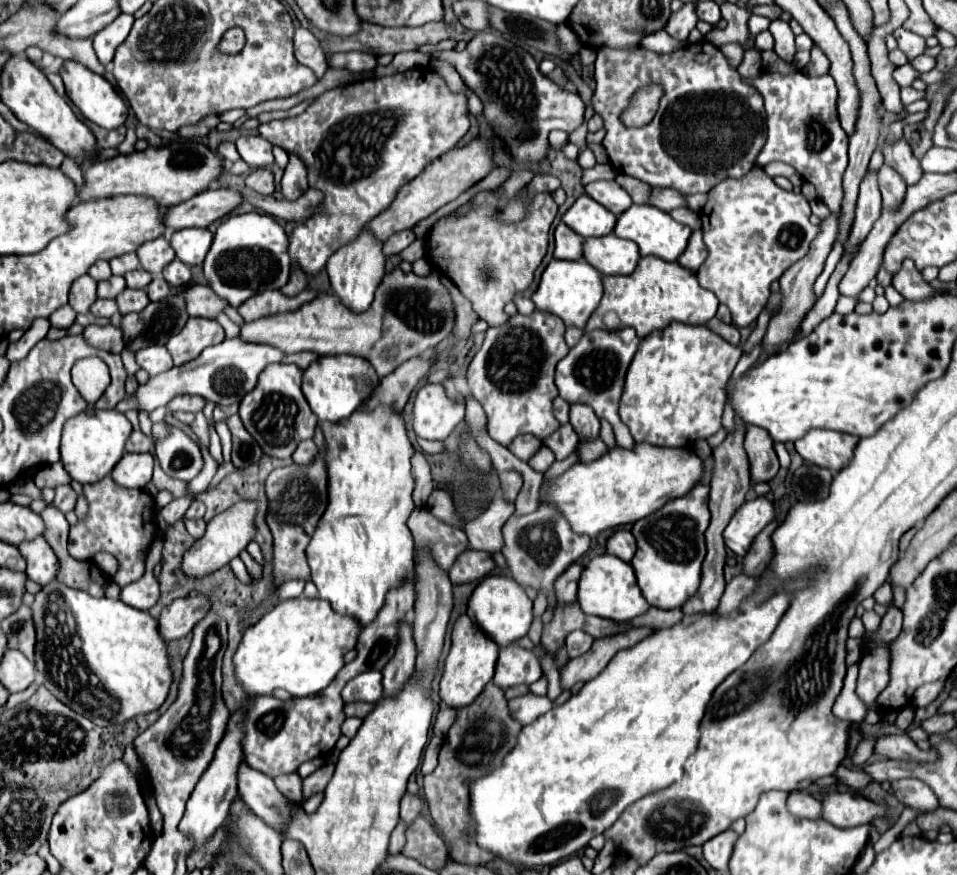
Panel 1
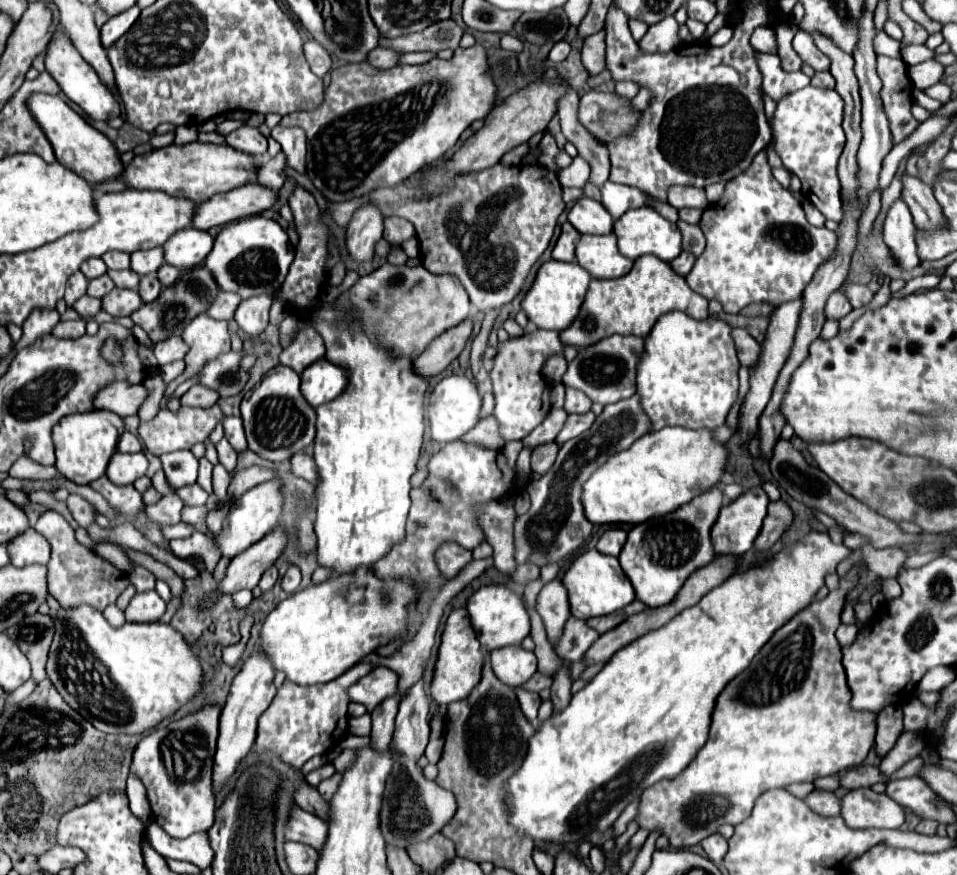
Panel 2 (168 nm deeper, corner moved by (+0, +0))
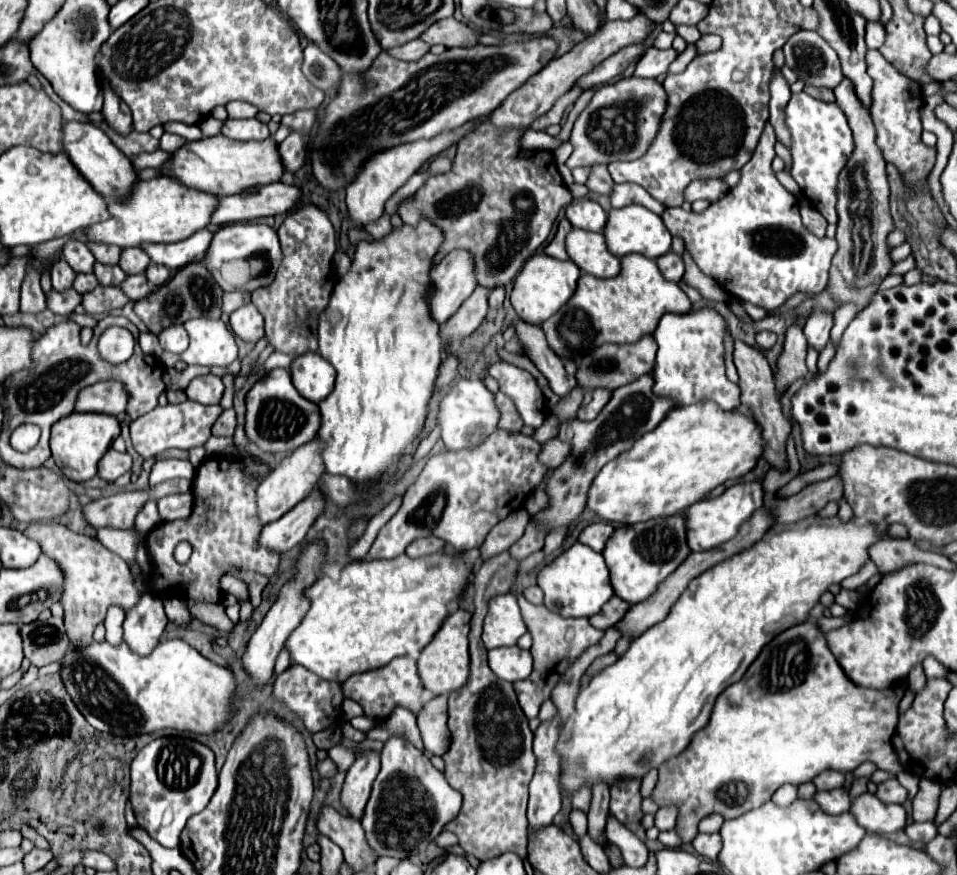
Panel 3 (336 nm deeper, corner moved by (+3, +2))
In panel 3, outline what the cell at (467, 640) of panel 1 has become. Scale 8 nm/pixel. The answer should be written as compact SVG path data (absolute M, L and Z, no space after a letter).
M457 610L453 612L443 626L439 628L439 632L433 636L433 640L423 648L417 666L419 666L419 676L423 682L423 688L427 692L431 692L433 696L441 696L441 694L451 694L453 690L459 690L461 686L465 686L465 682L469 680L469 628L471 628L471 612L467 610Z

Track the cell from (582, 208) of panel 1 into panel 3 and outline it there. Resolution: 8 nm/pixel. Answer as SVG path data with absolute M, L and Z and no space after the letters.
M575 200L565 208L565 214L573 228L603 232L607 224L607 212L595 200Z

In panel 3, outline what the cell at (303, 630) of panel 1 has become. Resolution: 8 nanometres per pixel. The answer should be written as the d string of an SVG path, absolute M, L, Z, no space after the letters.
M467 550L461 556L433 554L427 558L409 558L405 554L393 560L359 560L341 570L337 580L317 578L307 590L305 598L311 602L301 624L291 632L285 650L291 660L323 680L345 680L353 674L385 666L397 656L421 652L447 616L447 602L455 600L469 578L471 568L479 560L479 550Z

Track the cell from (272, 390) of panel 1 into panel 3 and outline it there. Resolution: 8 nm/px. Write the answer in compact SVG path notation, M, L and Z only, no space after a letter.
M277 368L265 374L247 392L247 414L245 414L245 434L263 452L277 454L297 450L299 446L311 442L319 430L319 406L305 400L293 386L289 370Z

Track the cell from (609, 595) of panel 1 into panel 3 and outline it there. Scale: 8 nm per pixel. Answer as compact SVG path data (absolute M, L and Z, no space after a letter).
M581 542L573 544L569 550L565 550L559 558L555 558L551 564L547 564L539 576L537 584L545 594L545 608L551 612L563 614L563 616L593 616L599 614L603 604L609 602L609 598L615 596L613 586L609 584L609 568L603 560L603 554L591 550L589 546L583 546Z

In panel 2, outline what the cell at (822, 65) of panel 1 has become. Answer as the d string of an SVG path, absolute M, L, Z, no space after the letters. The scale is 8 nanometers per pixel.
M816 72L810 84L814 84L816 88L834 88L834 78L830 72Z

